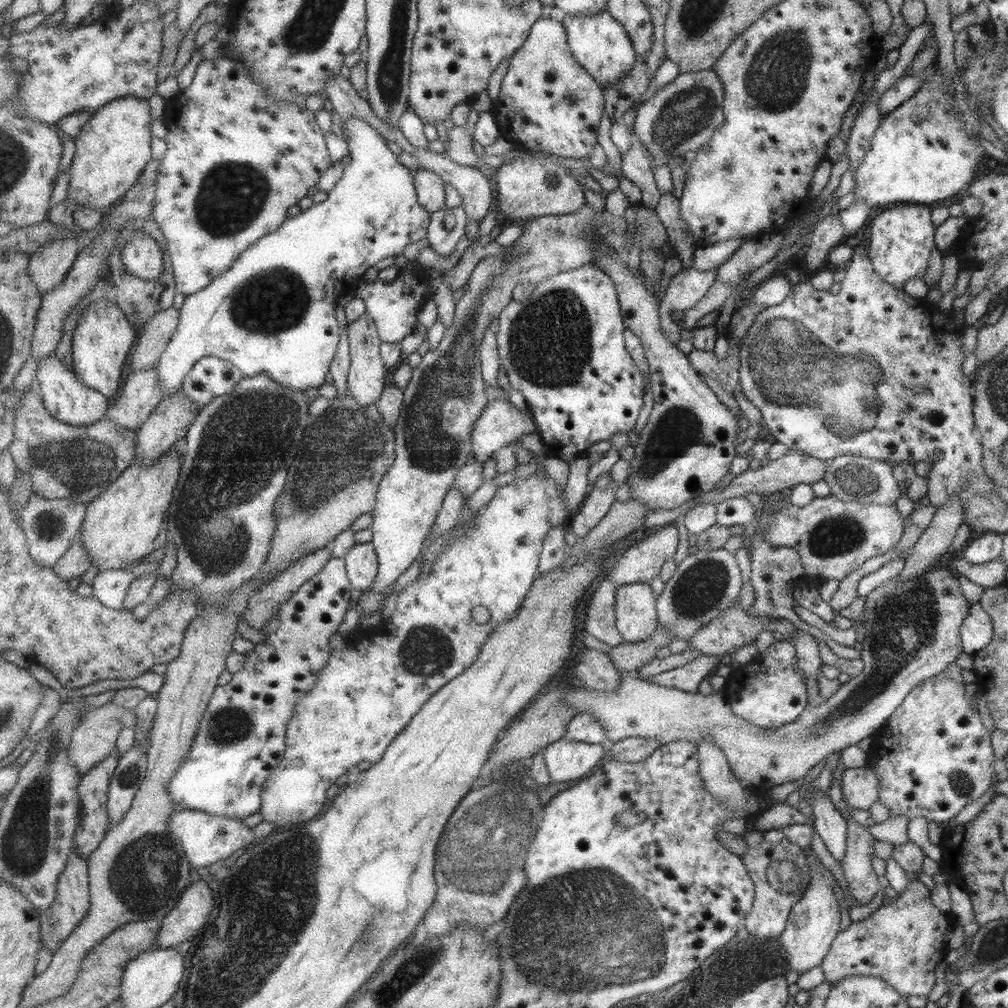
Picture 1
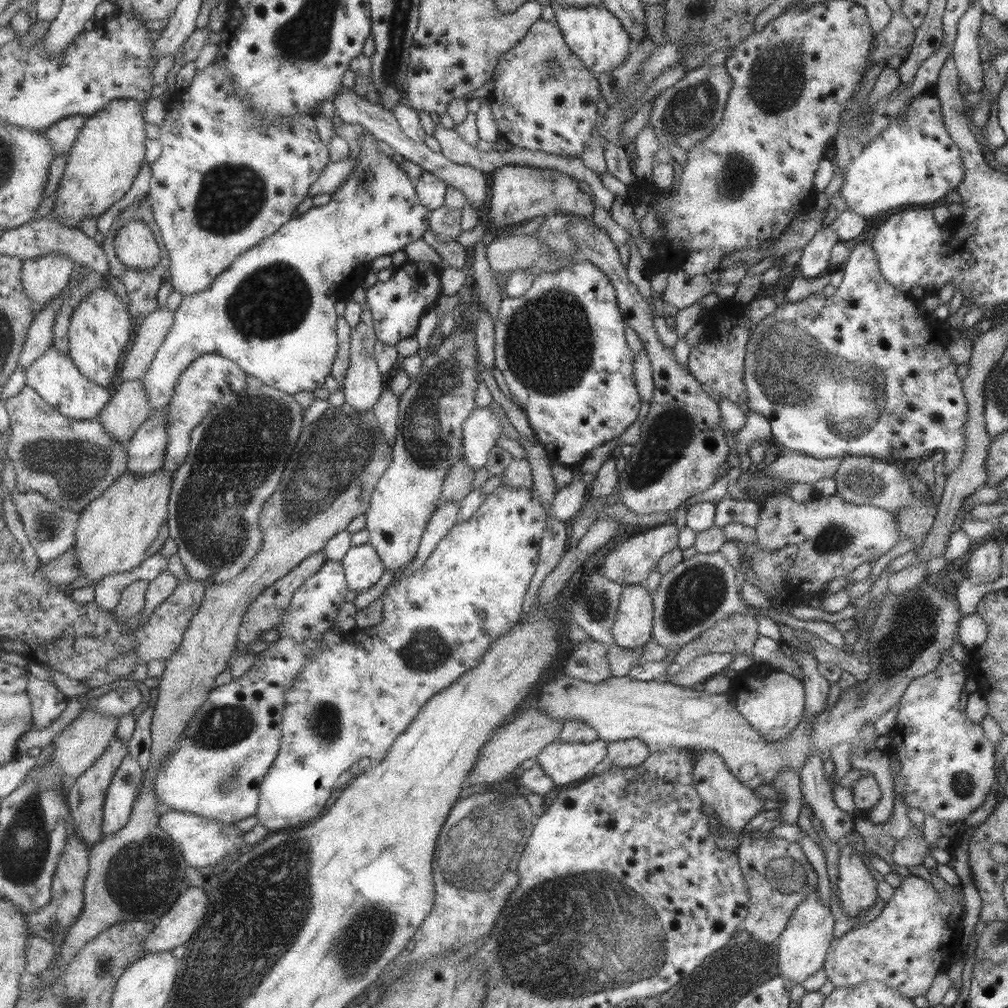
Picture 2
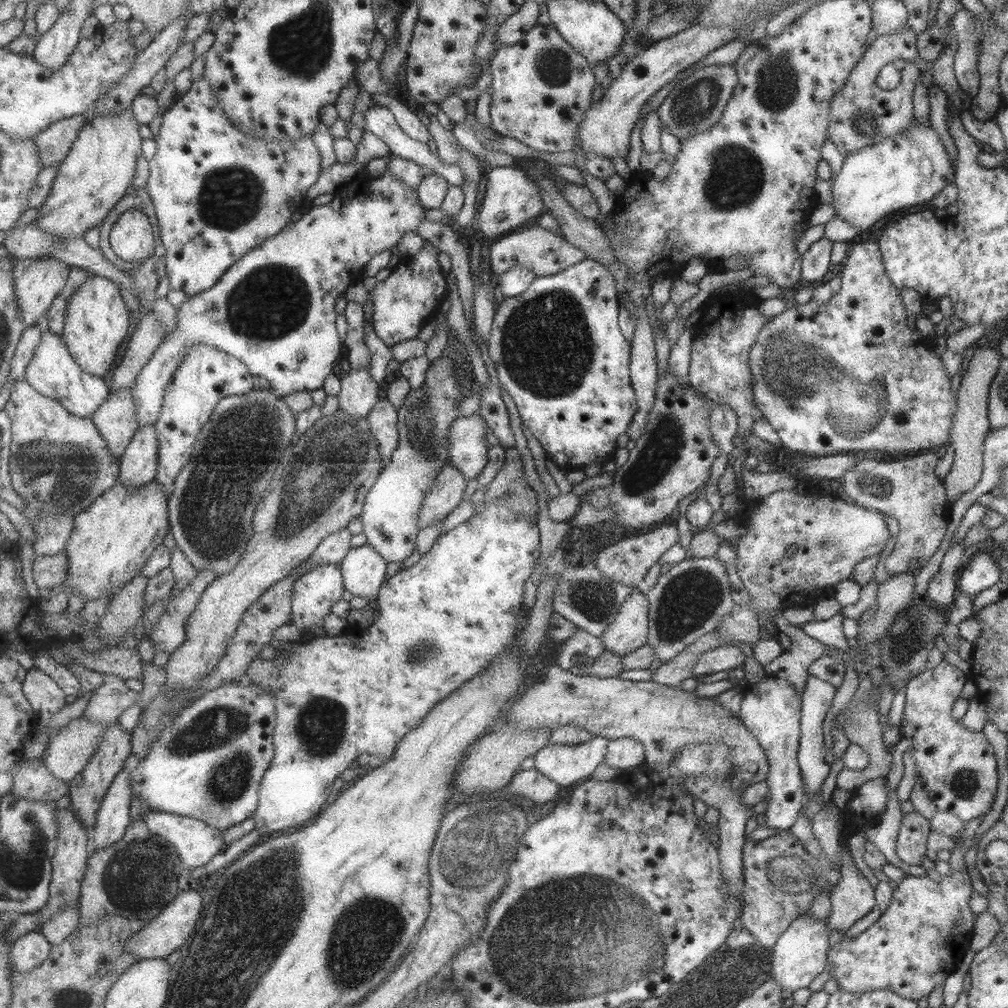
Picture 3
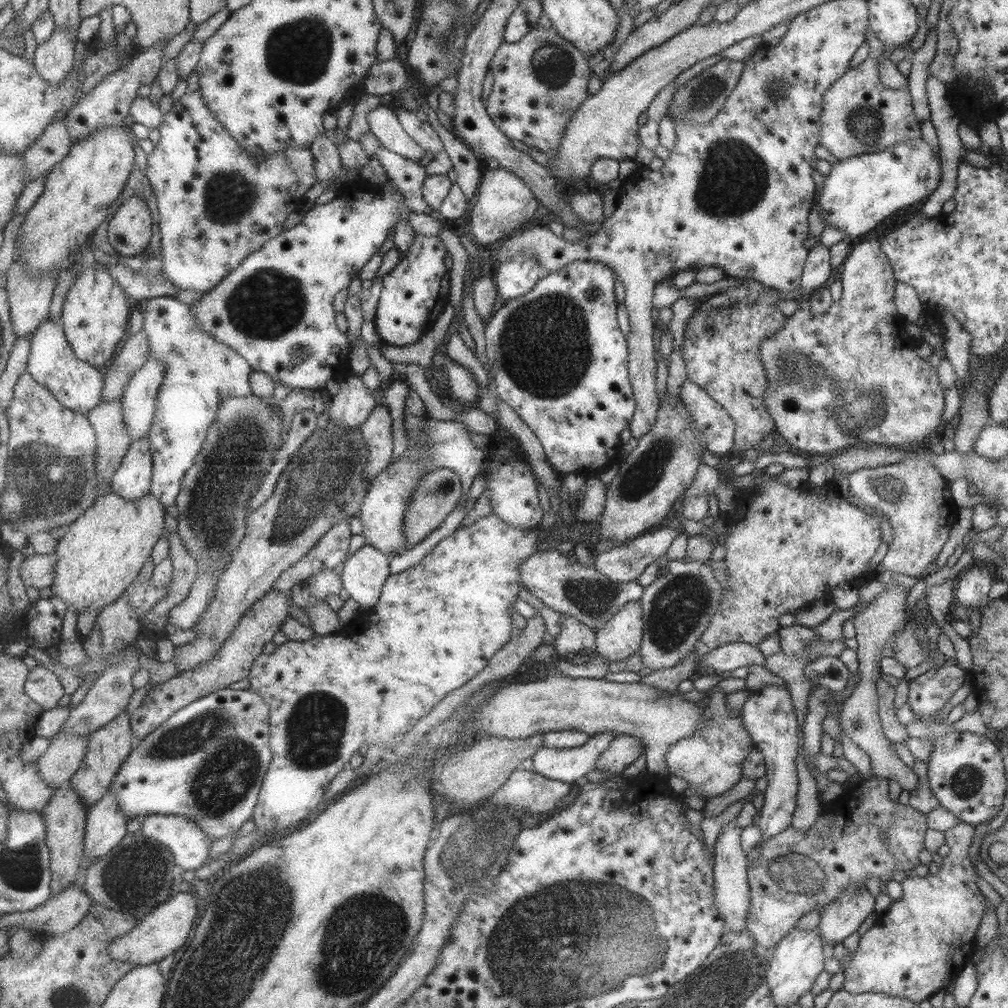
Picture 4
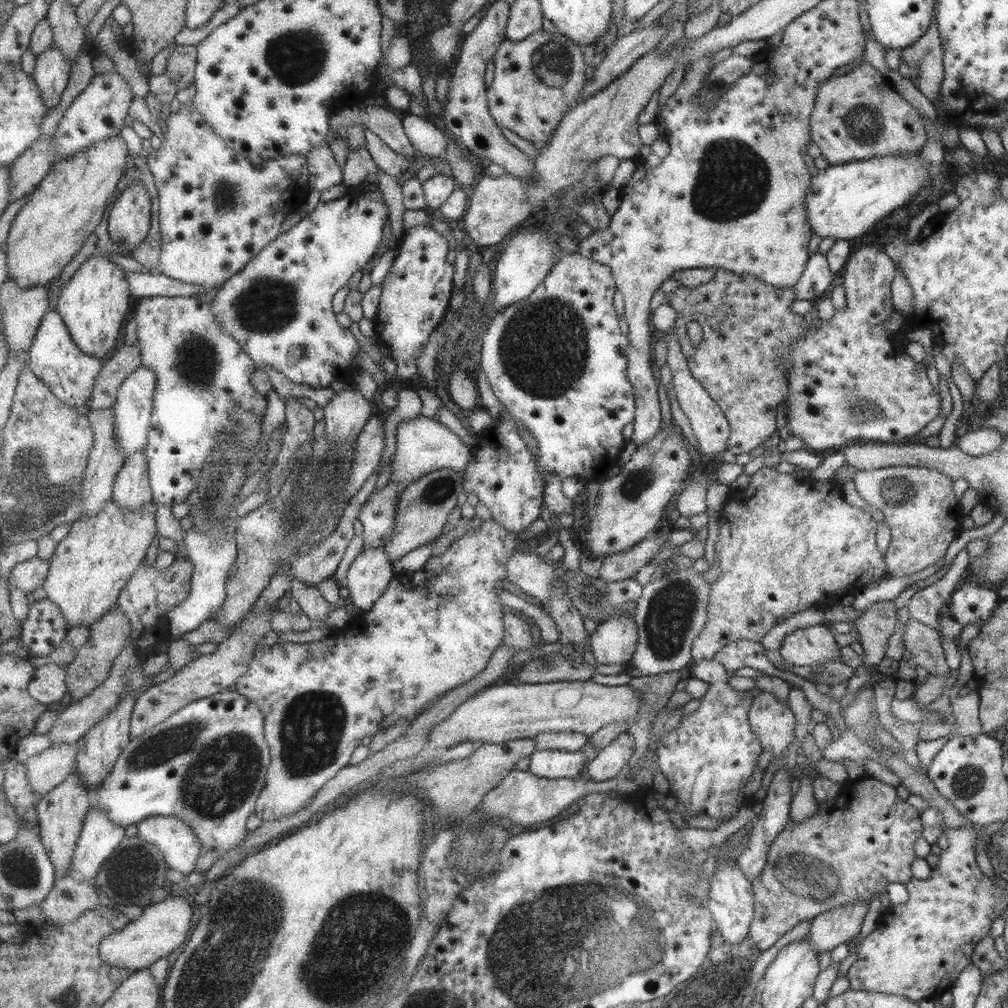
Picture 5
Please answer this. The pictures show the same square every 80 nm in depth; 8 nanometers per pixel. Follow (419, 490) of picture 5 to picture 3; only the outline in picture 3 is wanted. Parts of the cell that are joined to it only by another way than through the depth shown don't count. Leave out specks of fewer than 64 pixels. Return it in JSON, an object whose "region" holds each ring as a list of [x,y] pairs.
{"region":[[[455,465],[442,468],[440,476],[434,482],[432,491],[425,497],[422,504],[420,528],[428,527],[434,522],[443,521],[447,514],[451,514],[465,496],[467,490],[467,475]]]}

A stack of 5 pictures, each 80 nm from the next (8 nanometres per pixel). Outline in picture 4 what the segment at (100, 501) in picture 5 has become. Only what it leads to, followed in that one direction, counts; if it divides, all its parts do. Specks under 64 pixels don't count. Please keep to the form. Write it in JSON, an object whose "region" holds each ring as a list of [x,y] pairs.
{"region":[[[123,399],[101,403],[88,412],[97,434],[98,498],[111,492],[112,476],[128,454],[131,433],[126,423]]]}

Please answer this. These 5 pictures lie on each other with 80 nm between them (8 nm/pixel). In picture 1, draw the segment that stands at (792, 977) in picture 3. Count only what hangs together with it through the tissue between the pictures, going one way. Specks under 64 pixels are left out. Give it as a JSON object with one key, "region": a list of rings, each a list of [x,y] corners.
{"region":[[[806,854],[806,860],[809,865],[809,886],[806,886],[801,898],[792,904],[787,925],[780,934],[781,946],[790,968],[788,970],[797,972],[797,976],[820,966],[832,940],[839,932],[839,904],[832,893],[832,886],[836,882],[833,874],[813,854]]]}

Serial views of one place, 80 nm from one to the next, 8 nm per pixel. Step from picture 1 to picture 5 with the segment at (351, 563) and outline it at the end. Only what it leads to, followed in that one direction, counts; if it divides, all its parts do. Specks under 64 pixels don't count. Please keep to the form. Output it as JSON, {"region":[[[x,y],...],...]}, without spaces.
{"region":[[[363,547],[355,560],[350,565],[343,585],[348,590],[354,603],[364,612],[369,611],[375,603],[384,596],[393,577],[398,573],[393,572],[392,558],[384,547]]]}

